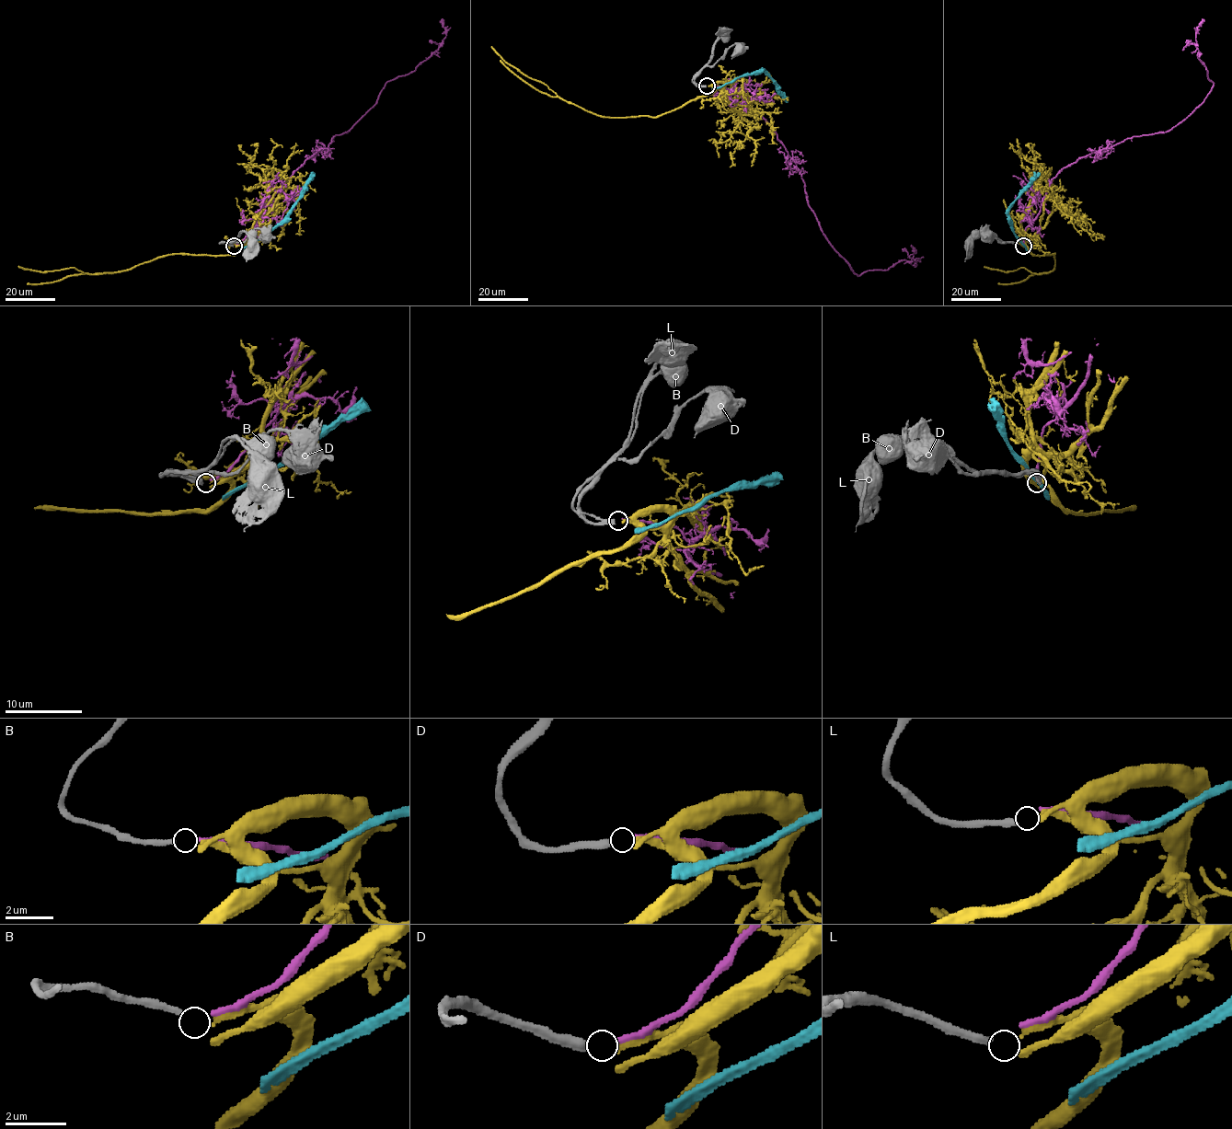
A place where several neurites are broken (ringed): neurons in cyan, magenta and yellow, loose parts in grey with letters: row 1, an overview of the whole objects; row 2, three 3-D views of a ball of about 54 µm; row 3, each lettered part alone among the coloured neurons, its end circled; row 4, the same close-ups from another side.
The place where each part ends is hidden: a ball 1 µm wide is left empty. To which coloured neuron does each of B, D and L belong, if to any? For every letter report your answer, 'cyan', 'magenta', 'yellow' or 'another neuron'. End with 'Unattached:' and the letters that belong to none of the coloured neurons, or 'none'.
B: magenta
D: yellow
L: another neuron
Unattached: L

